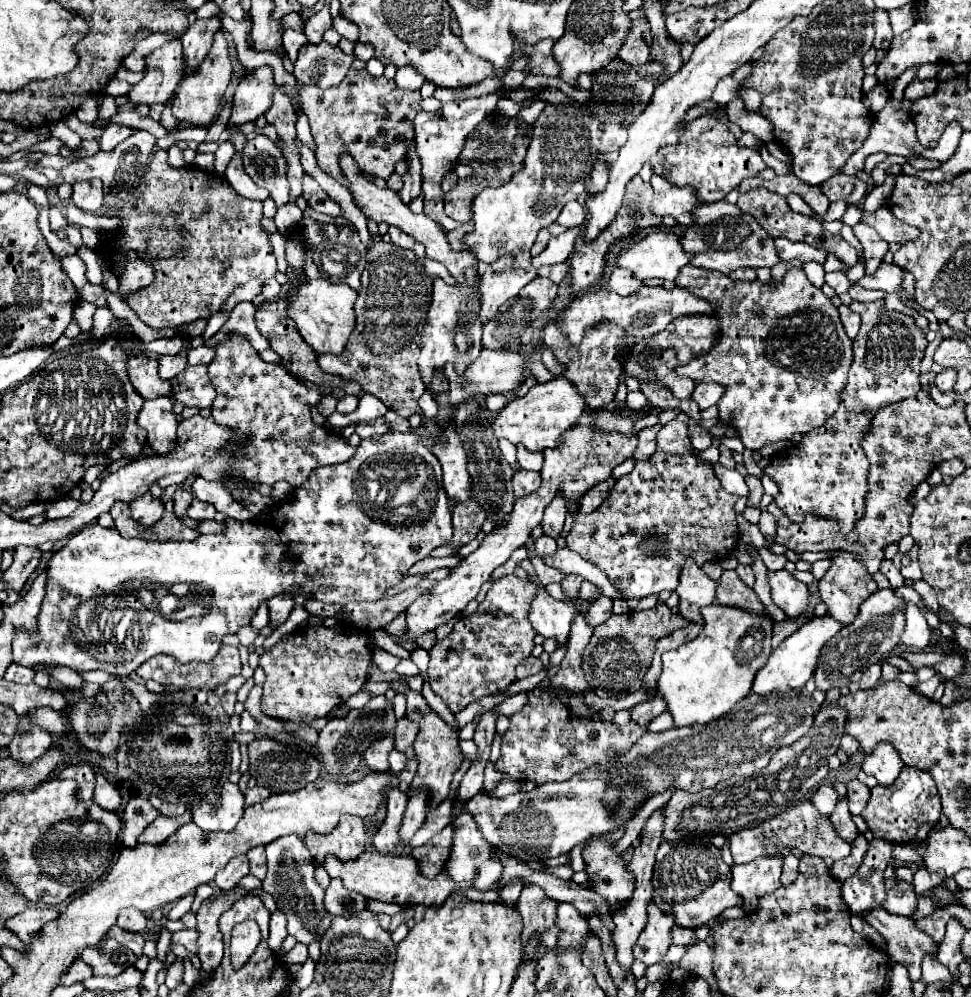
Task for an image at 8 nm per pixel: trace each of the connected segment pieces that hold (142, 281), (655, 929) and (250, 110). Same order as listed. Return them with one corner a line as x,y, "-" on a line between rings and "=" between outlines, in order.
126,252
126,256
128,256
128,262
118,266
122,270
120,292
122,292
124,300
126,300
128,292
140,290
140,288
152,284
152,280
154,280
154,266
150,262
142,260
136,252
=
656,904
648,906
648,926
644,926
636,946
632,948
634,958
642,960
646,966
660,962
670,946
672,924
672,914
662,914
=
262,66
246,72
236,86
236,94
232,98
232,116
228,126
254,122
260,114
264,114
272,106
272,94
276,86
272,80
272,68

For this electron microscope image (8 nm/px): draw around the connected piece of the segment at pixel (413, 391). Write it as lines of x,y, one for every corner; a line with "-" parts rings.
374,238
366,262
362,288
354,304
356,330
342,354
318,356
318,364
324,372
358,382
366,394
382,400
388,410
410,418
414,412
420,412
418,398
426,392
418,372
418,340
430,306
432,278
424,272
424,266
416,260
412,250
384,244
382,238

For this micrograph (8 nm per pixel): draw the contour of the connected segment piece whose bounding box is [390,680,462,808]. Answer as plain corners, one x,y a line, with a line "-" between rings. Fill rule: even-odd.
394,680
394,682
390,682
390,688
396,694
406,696
406,716
420,724
420,734
418,734
418,740
414,744
414,752
416,752
416,758
418,758
418,770
416,770
416,776
410,784
408,794
416,794
416,790
428,790
428,798
430,798
428,806
434,808
448,798
452,774
456,772
456,768
462,760
460,758
462,752
458,748
458,732
454,728
450,728
444,720
440,720
440,716
426,706
426,700
422,698
422,694
410,690
404,682

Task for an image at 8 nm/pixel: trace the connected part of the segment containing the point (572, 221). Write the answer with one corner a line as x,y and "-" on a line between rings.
572,200
572,202
568,202
564,208
562,208
562,212
560,212
560,216
558,216
558,224
560,226
564,226
564,228
570,228
570,226
576,226
576,224
582,224
584,222
584,208
582,208
582,204
578,202
578,200

